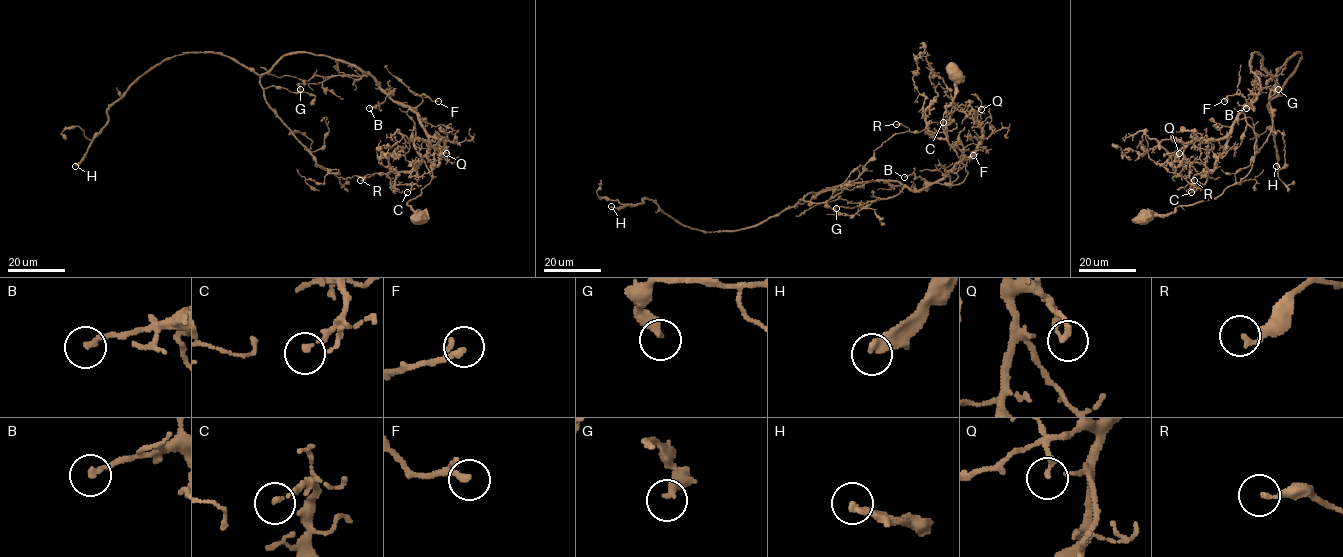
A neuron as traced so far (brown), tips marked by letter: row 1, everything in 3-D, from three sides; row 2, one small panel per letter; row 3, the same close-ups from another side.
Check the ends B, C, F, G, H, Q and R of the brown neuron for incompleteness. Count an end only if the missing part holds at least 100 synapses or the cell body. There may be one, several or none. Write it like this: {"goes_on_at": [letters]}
{"goes_on_at": ["H"]}

